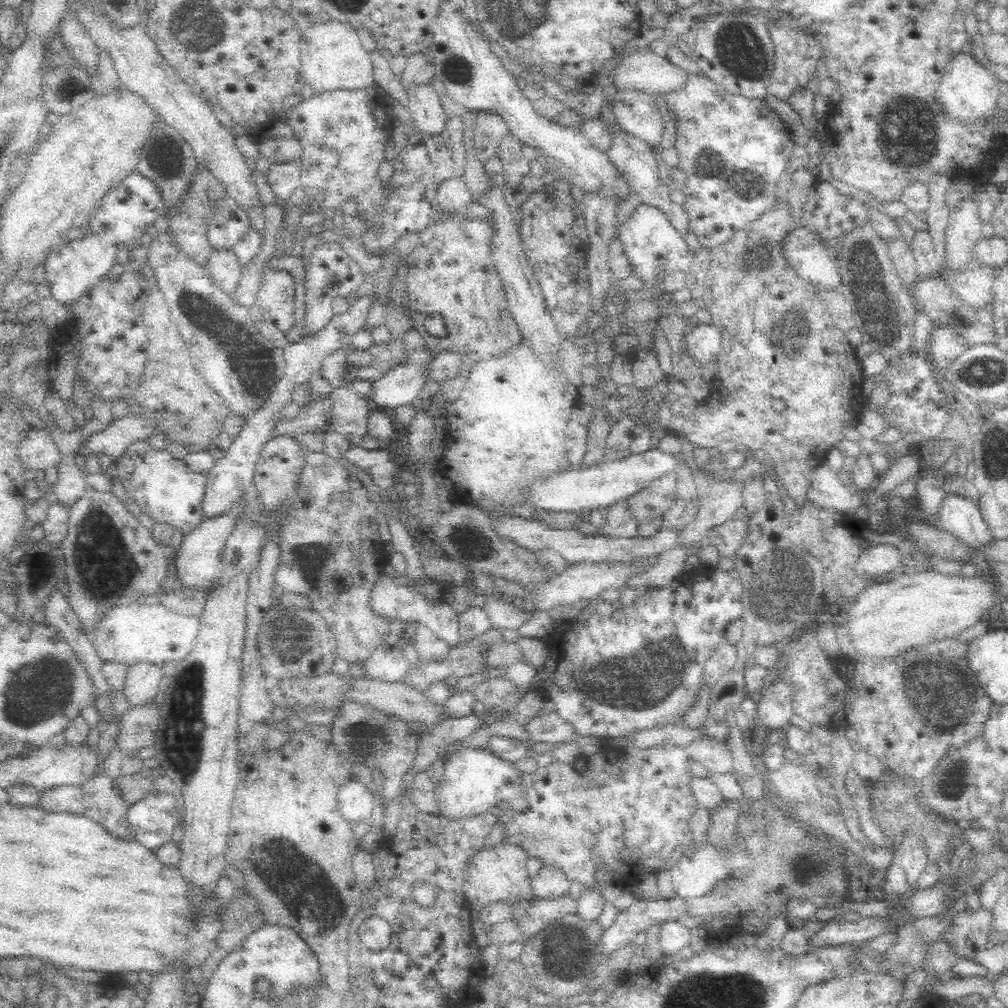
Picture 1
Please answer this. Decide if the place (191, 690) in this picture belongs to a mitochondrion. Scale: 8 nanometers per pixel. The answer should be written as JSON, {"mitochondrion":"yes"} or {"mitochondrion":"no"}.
{"mitochondrion":"yes"}

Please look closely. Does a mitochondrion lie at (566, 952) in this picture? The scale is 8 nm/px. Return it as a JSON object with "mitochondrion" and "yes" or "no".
{"mitochondrion":"yes"}

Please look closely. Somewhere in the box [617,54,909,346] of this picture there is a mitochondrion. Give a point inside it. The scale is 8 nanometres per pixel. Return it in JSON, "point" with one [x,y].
{"point":[745,184]}

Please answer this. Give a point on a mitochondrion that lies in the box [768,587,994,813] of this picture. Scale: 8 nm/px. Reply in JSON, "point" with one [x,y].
{"point":[932,670]}

